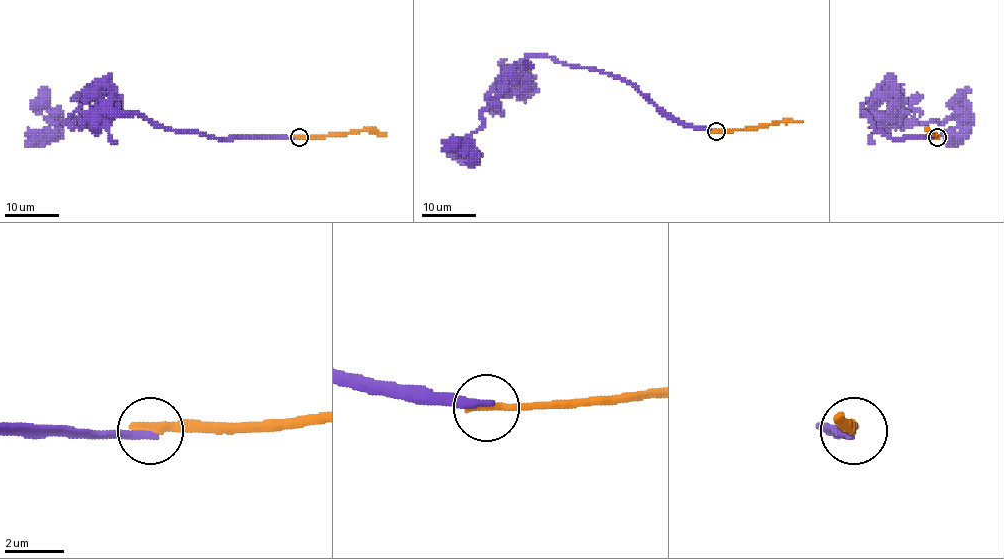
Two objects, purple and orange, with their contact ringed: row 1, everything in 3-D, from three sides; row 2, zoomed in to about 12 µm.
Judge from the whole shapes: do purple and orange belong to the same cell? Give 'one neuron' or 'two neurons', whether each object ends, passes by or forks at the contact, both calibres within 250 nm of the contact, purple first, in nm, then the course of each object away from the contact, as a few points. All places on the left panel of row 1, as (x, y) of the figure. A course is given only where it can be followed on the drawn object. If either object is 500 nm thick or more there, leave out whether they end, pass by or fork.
two neurons | purple ends | orange ends | 280/320 nm | purple via (299, 137), (214, 139), (156, 128), (137, 115), (103, 113), (64, 123), (47, 117), (53, 139), (25, 132) | orange via (299, 137), (355, 131), (378, 131), (386, 136)

